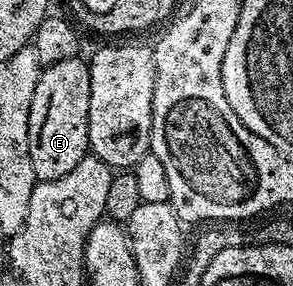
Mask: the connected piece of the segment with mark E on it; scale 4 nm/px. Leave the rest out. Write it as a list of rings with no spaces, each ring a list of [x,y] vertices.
[[[84,58],[59,61],[42,70],[35,97],[31,97],[29,118],[31,169],[35,169],[38,180],[63,177],[83,161],[89,151],[90,109],[91,77]]]

